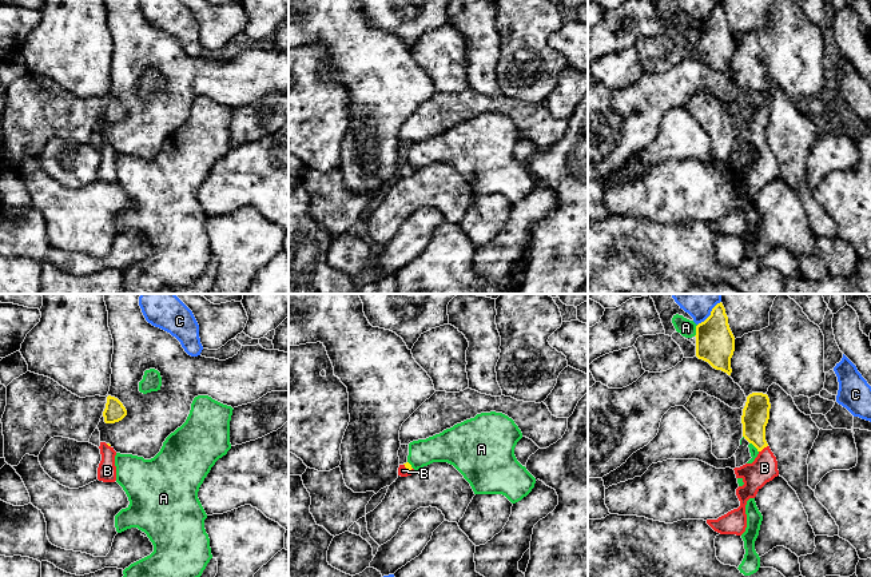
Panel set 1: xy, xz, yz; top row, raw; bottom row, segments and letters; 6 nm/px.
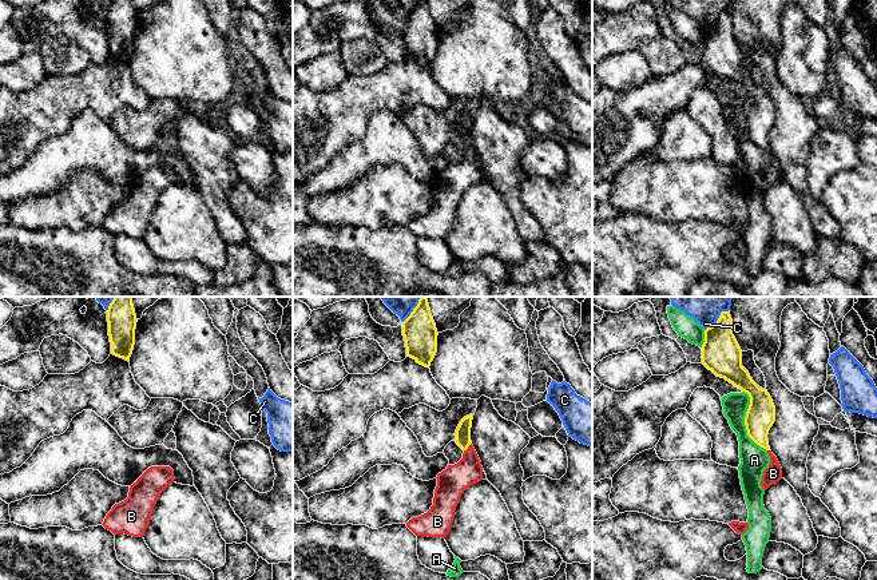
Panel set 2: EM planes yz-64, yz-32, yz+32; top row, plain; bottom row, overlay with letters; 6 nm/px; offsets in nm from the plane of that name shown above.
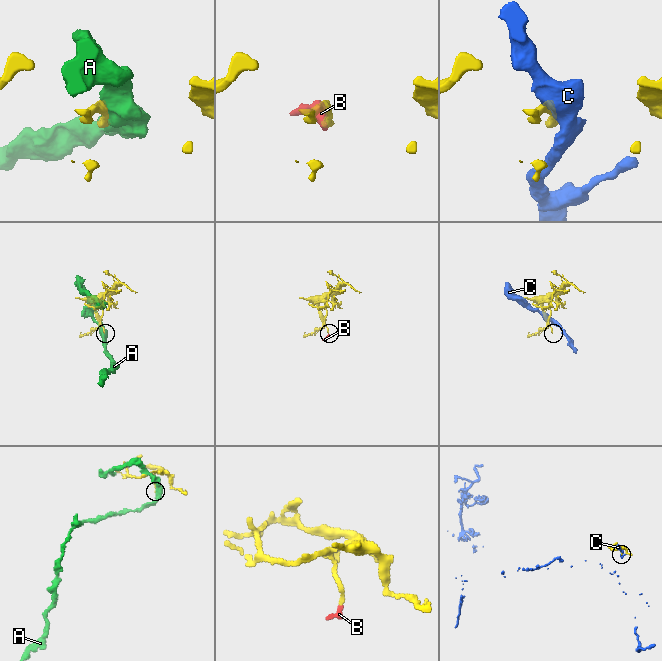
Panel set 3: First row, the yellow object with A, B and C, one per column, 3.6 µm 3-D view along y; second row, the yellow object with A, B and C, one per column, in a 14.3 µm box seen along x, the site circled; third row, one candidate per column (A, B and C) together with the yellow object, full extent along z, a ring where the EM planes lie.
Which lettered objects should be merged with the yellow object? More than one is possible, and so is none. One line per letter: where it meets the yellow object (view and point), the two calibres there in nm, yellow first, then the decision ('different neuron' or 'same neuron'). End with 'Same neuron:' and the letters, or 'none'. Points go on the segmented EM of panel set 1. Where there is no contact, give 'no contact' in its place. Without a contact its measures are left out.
A: contact yz (696, 330); calibres 240 and 100 nm; different neuron
B: contact yz (763, 448); calibres 160 and 160 nm; same neuron
C: contact yz (711, 314); calibres 240 and 240 nm; different neuron
Same neuron: B

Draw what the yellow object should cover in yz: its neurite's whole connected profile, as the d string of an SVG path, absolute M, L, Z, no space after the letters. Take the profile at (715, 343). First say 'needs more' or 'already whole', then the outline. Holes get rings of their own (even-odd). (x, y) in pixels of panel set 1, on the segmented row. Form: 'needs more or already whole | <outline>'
already whole | M717 303L711 315L696 326L696 357L713 369L731 375L731 358L735 351L735 337L728 325L723 303Z

